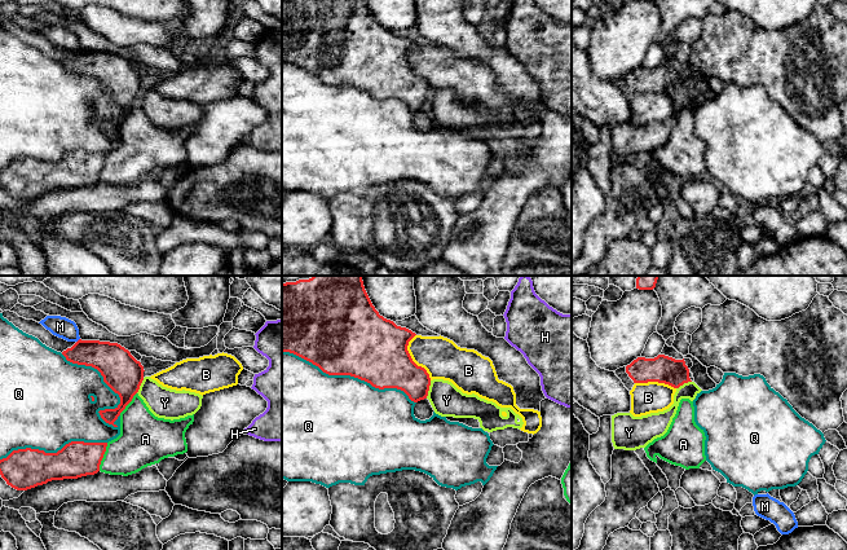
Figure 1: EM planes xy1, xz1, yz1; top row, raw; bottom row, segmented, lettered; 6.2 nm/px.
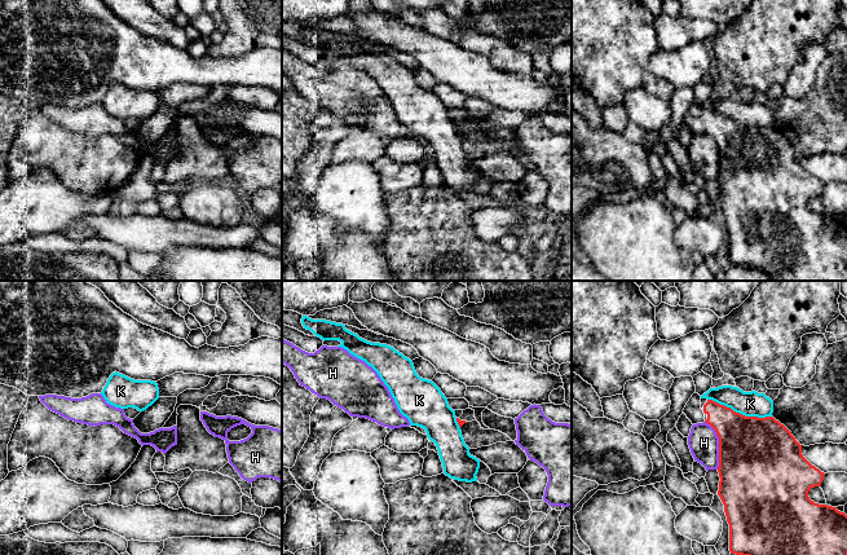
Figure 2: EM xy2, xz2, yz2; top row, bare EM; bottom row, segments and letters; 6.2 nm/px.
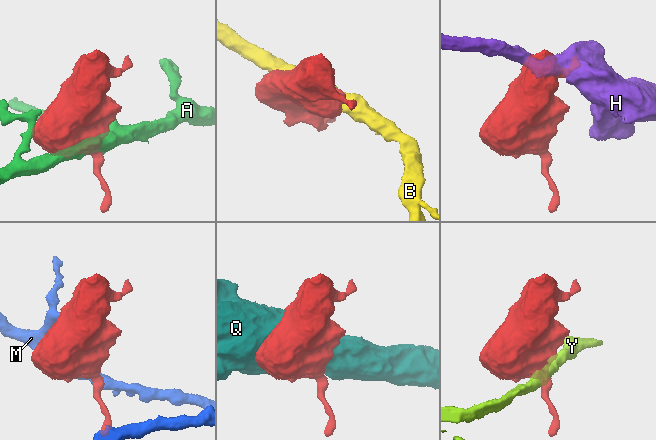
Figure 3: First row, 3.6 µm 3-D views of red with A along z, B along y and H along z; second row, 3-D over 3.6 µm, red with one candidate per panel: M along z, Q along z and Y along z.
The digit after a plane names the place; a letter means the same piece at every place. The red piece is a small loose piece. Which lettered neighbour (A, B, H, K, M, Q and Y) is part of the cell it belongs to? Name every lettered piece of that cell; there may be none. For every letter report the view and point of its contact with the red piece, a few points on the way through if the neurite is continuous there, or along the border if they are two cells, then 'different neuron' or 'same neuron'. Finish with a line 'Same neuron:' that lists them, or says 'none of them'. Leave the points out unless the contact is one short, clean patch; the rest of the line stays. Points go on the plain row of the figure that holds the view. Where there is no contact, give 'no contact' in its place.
A: xy1 (102, 167) | different neuron
B: xz1 (411, 69) | different neuron
H: yz2 (719, 155) | different neuron
K: yz2 (739, 123) | different neuron
M: xy1 (78, 51) | along xy1 (79, 48), (76, 52) | different neuron
Q: xz1 (349, 84) | different neuron
Y: xz1 (428, 100) | along xz1 (431, 91), (426, 108) | different neuron
Same neuron: none of them

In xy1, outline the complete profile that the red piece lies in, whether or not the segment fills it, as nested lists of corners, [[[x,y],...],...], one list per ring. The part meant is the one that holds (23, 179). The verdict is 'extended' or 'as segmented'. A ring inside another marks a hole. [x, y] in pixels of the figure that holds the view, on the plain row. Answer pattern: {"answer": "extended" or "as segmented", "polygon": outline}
{"answer": "as segmented", "polygon": [[[71,151],[57,163],[39,159],[13,160],[0,170],[0,185],[17,201],[27,201],[52,190],[78,189],[94,185],[107,153]]]}

